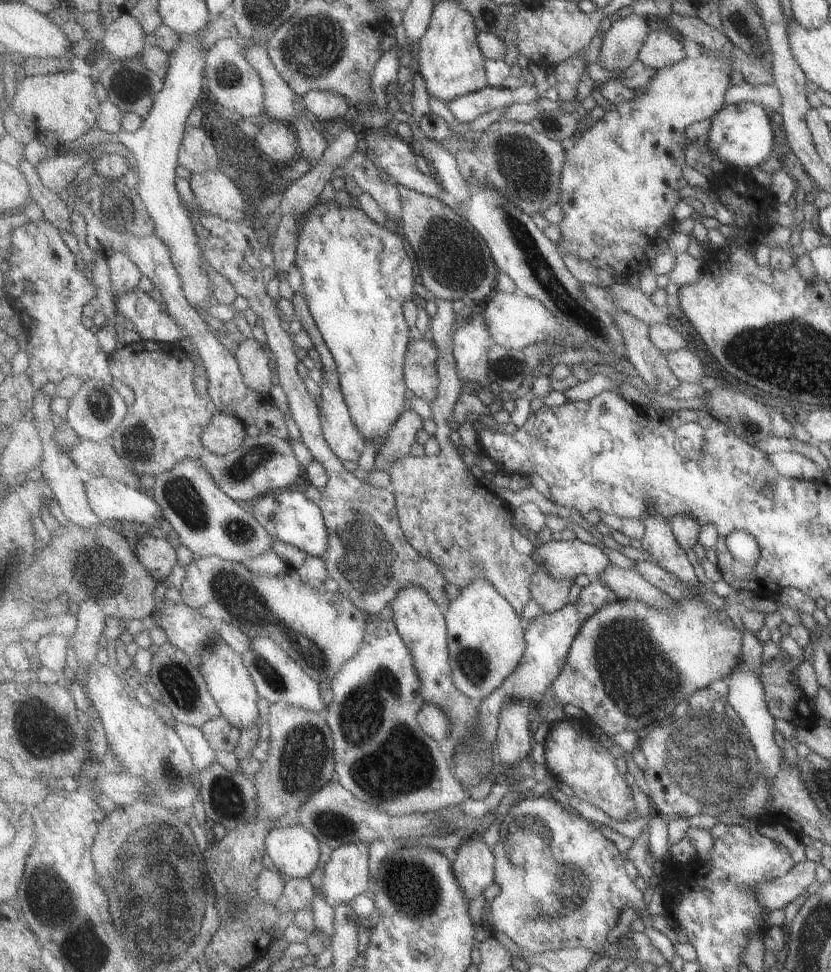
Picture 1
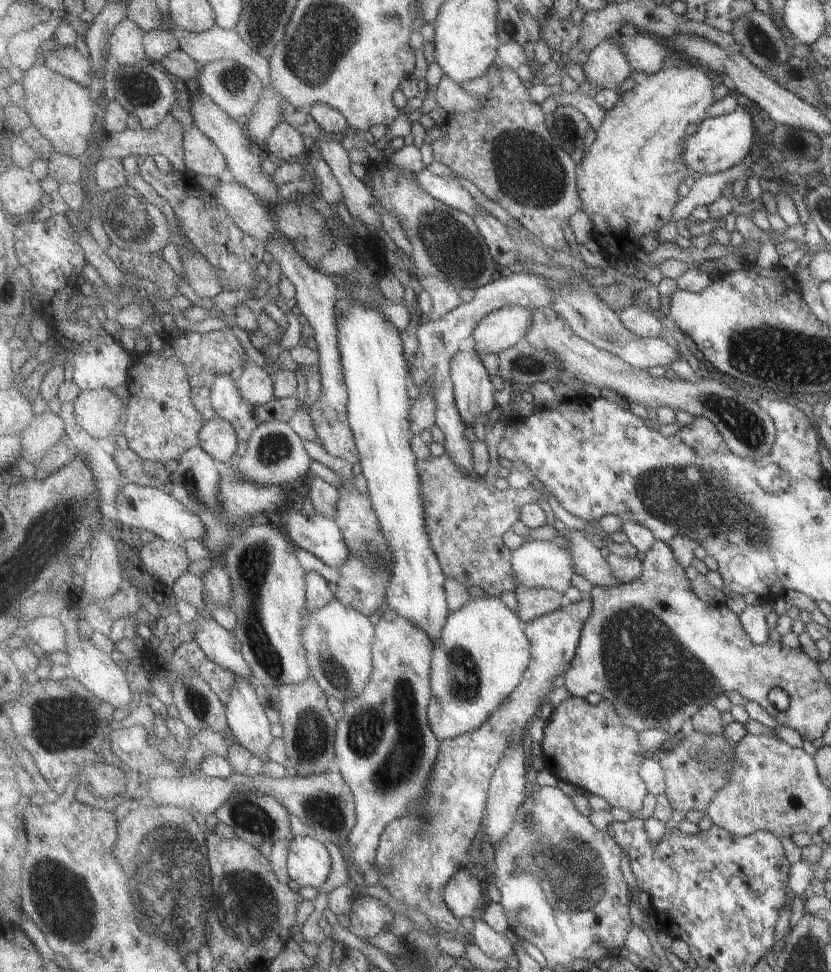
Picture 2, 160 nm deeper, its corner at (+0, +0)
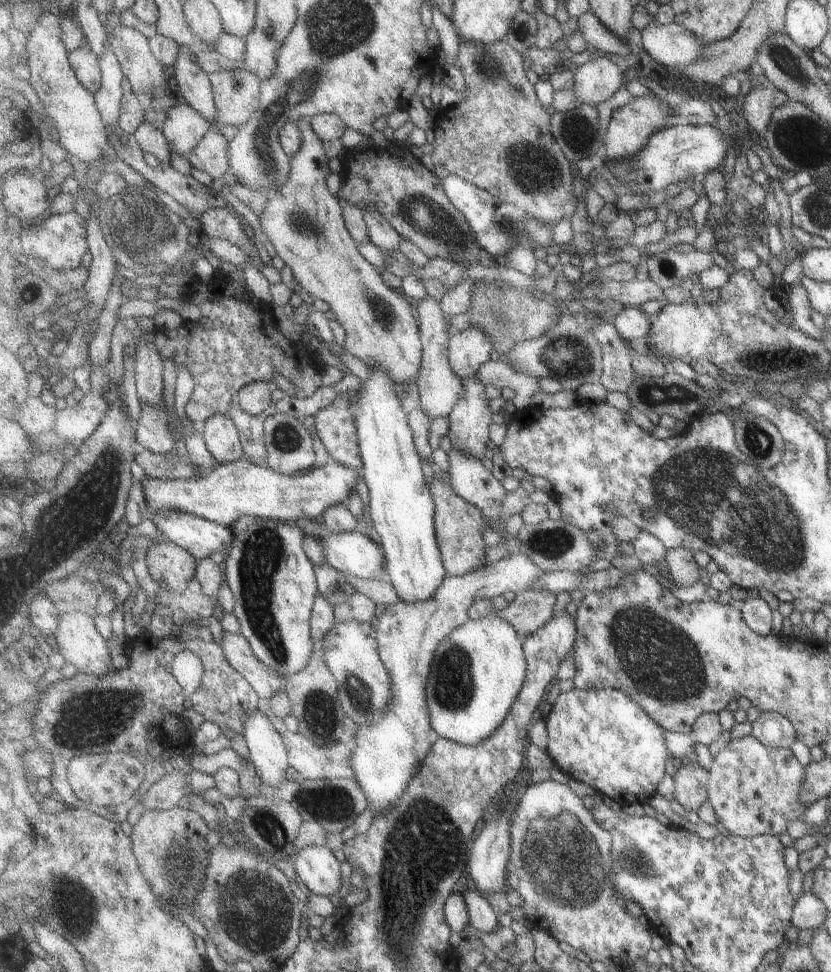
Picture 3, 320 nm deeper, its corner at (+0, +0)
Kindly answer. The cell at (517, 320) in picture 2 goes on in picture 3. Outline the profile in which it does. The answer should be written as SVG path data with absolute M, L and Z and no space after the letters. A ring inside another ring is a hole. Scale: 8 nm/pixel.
M470 326L453 333L448 342L448 355L453 372L464 381L475 377L477 371L491 358L492 338L479 327Z

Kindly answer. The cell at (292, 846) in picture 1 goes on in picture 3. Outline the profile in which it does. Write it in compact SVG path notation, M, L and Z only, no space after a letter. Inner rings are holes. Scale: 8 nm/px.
M326 845L303 847L292 861L295 873L311 893L333 897L343 886L341 862Z

